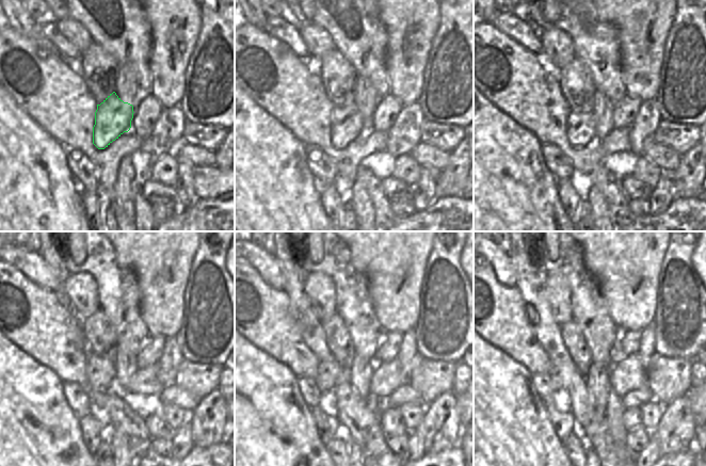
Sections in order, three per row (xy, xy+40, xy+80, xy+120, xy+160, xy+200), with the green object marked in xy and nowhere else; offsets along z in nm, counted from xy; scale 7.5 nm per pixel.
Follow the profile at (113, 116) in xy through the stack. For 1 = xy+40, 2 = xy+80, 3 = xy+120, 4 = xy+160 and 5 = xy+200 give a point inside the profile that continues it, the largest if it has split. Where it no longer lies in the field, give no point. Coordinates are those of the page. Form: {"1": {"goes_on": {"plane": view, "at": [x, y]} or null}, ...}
{"1": {"goes_on": {"plane": "xy+40", "at": [346, 124]}}, "2": {"goes_on": {"plane": "xy+80", "at": [580, 127]}}, "3": {"goes_on": {"plane": "xy+120", "at": [100, 371]}}, "4": {"goes_on": {"plane": "xy+160", "at": [331, 373]}}, "5": {"goes_on": {"plane": "xy+200", "at": [556, 384]}}}

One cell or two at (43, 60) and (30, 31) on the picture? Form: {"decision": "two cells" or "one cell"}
{"decision": "two cells"}

